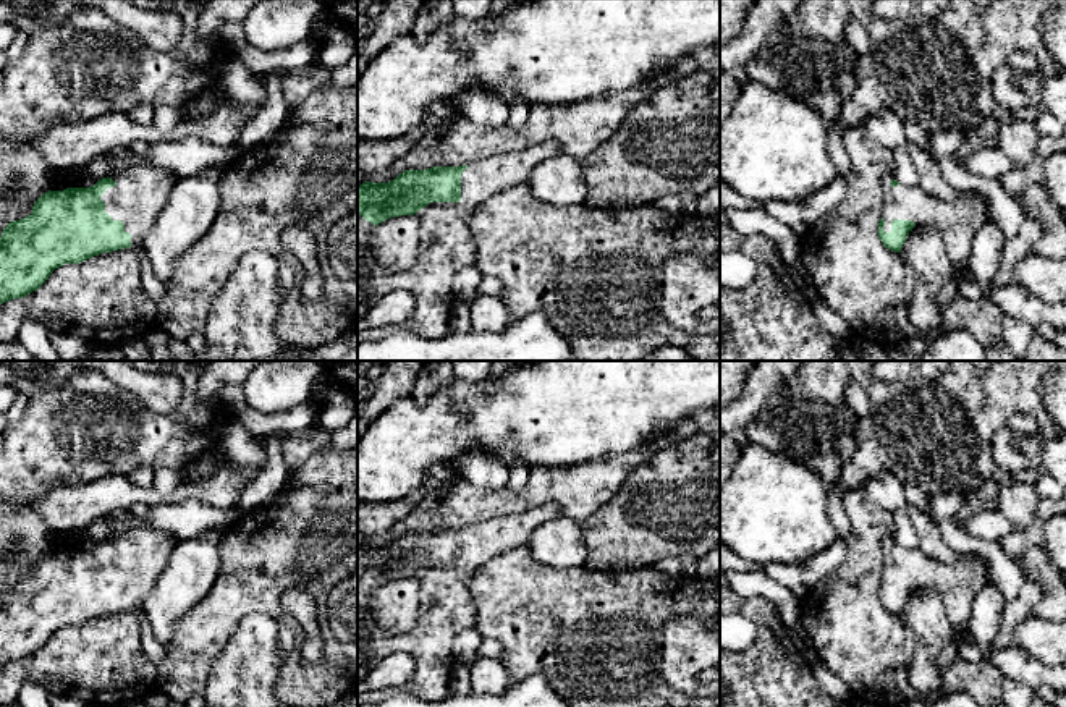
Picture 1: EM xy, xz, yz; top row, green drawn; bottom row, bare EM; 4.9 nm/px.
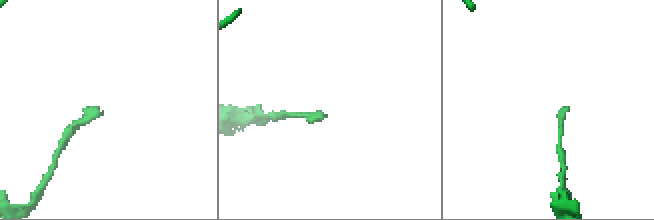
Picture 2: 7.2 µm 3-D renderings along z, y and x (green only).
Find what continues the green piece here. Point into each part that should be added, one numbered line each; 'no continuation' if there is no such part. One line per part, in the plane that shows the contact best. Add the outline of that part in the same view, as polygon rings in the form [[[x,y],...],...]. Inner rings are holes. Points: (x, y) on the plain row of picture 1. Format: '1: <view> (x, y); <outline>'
1: xy (141, 555); [[[136,526],[128,534],[113,537],[112,542],[116,547],[100,558],[105,574],[112,582],[125,586],[133,608],[139,607],[180,540],[167,531]]]

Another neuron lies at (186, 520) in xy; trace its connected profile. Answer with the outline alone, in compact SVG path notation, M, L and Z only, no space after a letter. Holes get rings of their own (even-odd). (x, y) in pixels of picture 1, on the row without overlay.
M196 500L160 503L142 510L116 511L108 514L115 526L105 540L128 534L136 526L162 529L175 536L178 540L186 540L210 529L226 527L241 514L243 510L239 506L225 510Z

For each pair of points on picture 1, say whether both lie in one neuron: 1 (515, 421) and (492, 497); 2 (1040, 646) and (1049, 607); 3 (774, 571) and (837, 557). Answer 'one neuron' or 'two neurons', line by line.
1: two neurons
2: two neurons
3: one neuron

